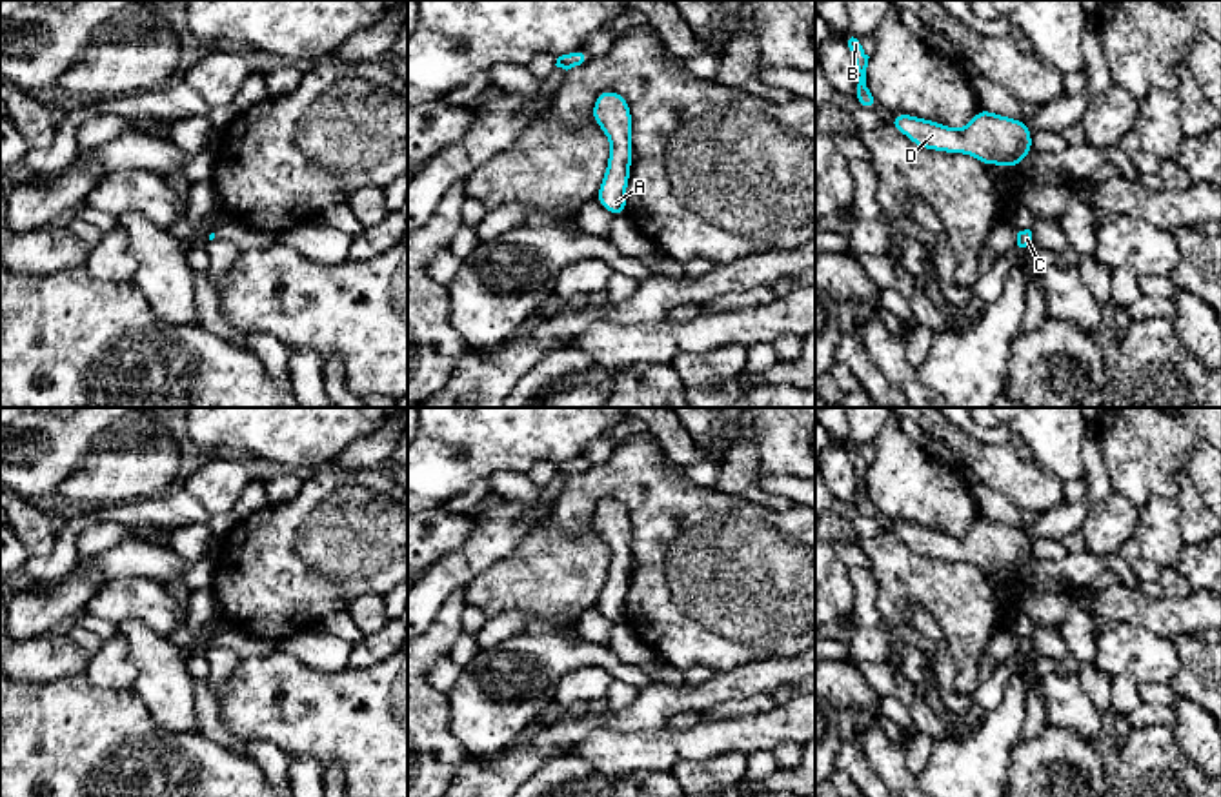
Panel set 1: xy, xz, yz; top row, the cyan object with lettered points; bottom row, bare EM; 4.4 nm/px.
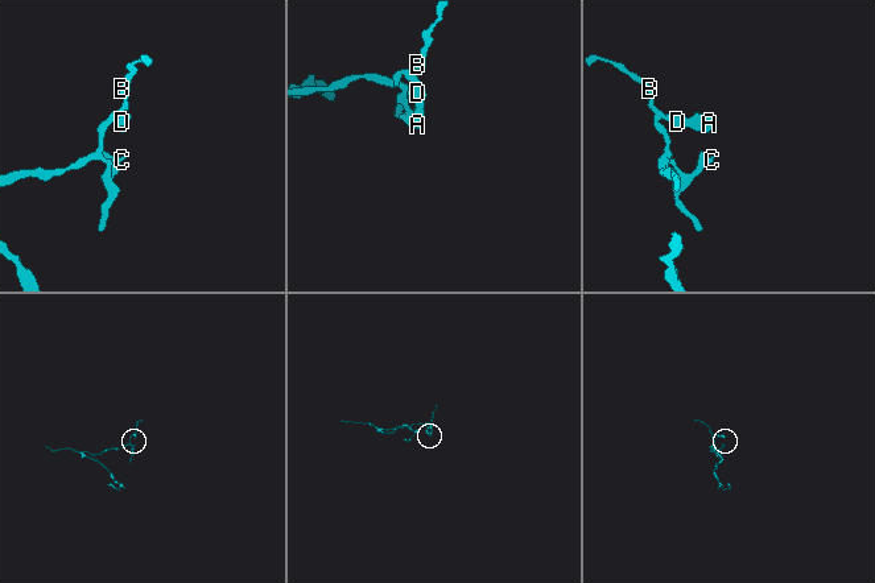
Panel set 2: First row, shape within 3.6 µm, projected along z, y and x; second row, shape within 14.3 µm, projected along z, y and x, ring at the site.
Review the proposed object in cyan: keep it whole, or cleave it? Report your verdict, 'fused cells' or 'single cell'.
single cell

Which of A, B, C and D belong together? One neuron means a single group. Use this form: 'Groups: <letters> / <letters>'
Groups: A B C D

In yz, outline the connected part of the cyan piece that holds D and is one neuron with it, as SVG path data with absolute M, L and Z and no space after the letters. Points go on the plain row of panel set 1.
M981 515L964 537L952 537L903 520L895 520L888 533L904 540L919 555L966 560L986 573L1019 575L1019 570L1032 560L1032 540L1024 528L1001 524Z

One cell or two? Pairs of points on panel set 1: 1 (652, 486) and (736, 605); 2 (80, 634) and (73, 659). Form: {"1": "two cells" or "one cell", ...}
{"1": "one cell", "2": "two cells"}

